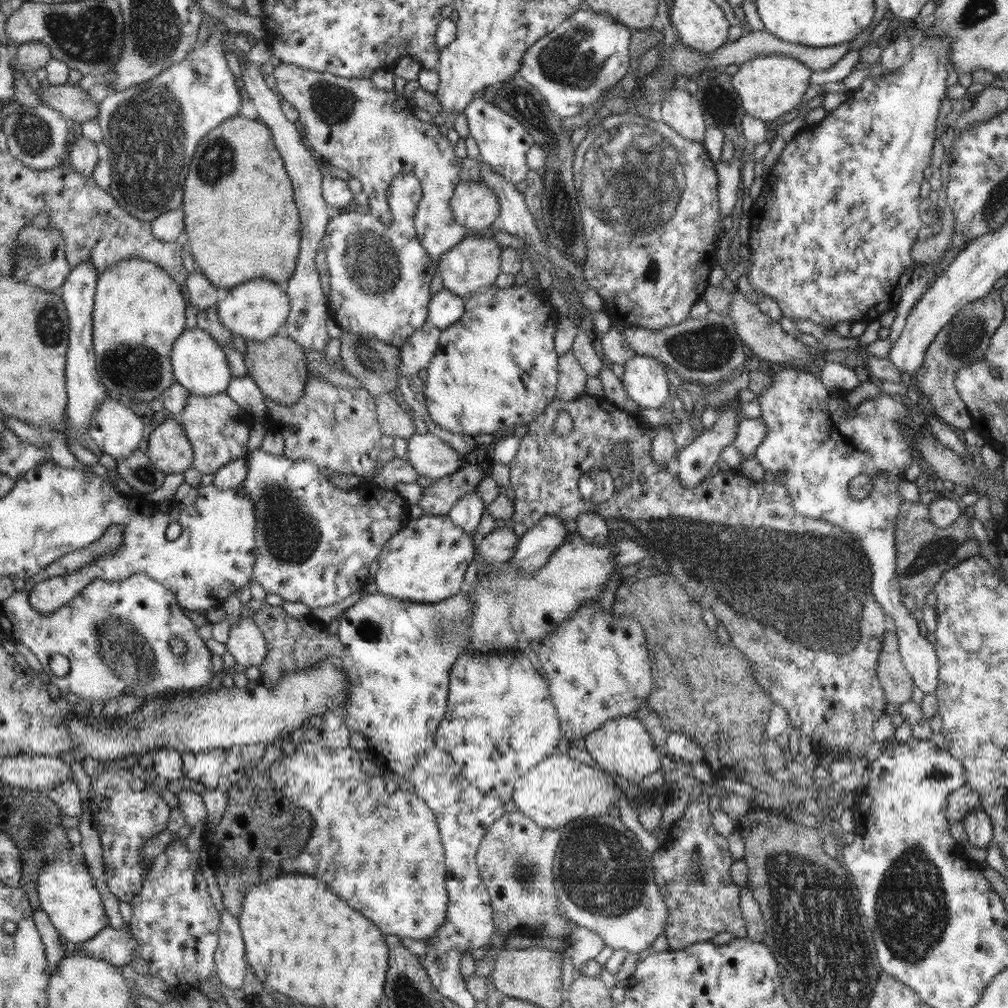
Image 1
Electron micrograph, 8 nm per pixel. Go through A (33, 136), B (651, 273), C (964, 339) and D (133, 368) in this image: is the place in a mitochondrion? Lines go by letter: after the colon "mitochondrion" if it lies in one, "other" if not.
A: mitochondrion
B: other
C: mitochondrion
D: mitochondrion

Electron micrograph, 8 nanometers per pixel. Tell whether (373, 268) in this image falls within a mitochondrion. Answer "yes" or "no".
yes

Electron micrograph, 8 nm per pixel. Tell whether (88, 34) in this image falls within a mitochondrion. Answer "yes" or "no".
yes

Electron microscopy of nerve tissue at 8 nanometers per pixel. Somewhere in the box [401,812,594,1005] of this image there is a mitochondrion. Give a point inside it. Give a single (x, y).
(523, 869)

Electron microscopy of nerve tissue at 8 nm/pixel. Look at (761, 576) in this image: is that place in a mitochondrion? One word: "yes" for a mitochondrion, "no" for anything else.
yes

